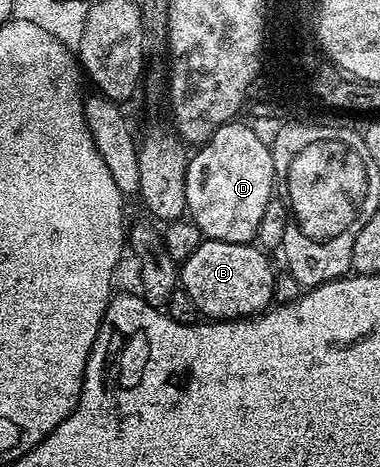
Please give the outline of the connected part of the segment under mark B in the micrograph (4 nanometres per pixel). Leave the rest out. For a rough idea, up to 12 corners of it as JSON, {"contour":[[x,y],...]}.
{"contour":[[204,240],[181,287],[204,318],[253,317],[276,270],[258,244]]}

